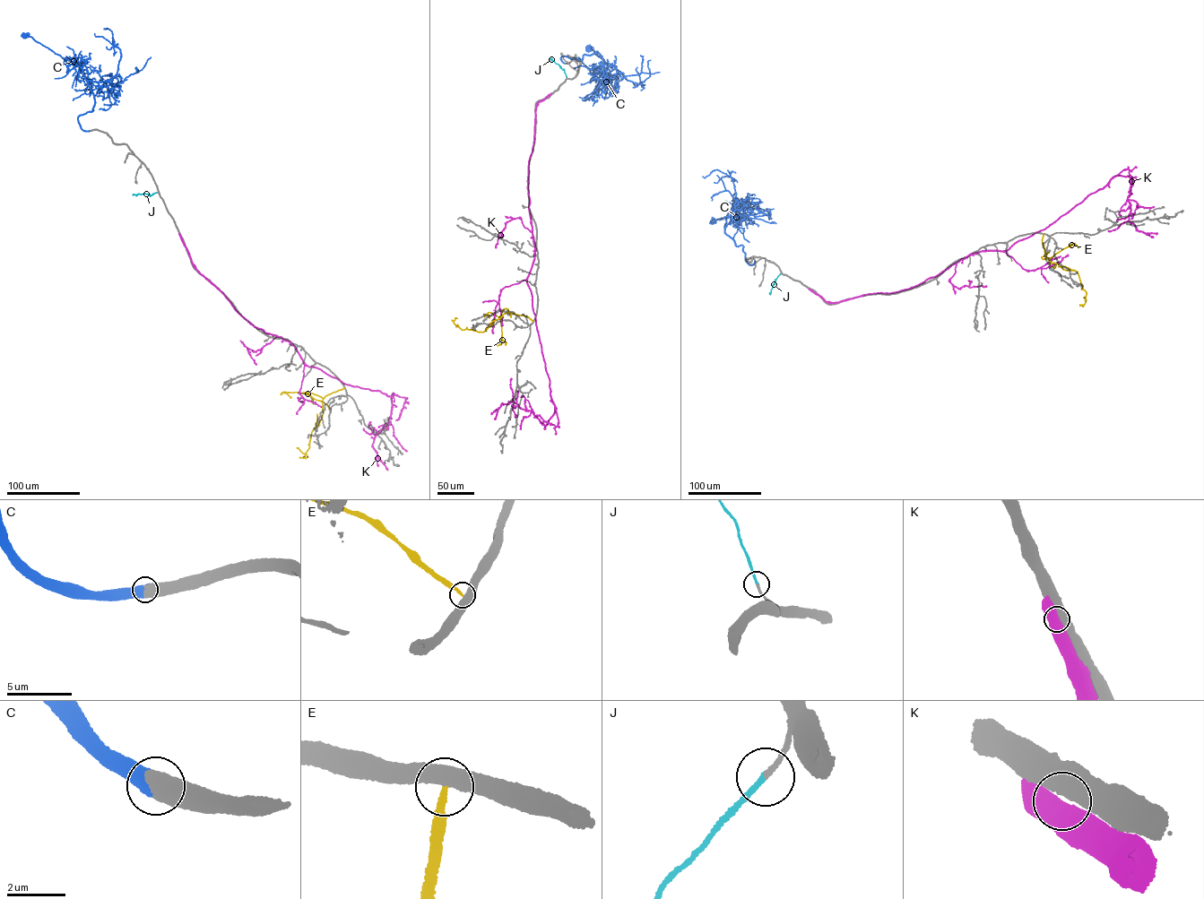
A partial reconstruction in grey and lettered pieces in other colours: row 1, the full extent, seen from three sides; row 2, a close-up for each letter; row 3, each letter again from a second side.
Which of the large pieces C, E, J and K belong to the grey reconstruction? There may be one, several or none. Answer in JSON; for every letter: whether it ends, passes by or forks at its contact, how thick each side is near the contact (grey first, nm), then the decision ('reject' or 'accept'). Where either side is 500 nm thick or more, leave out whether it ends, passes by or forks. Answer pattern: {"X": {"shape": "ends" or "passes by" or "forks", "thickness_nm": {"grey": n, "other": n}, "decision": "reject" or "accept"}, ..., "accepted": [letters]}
{"C": {"thickness_nm": {"grey": 750, "other": 650}, "decision": "accept"}, "E": {"shape": "ends", "thickness_nm": {"grey": 480, "other": 200}, "decision": "reject"}, "J": {"shape": "ends", "thickness_nm": {"grey": 160, "other": 160}, "decision": "accept"}, "K": {"thickness_nm": {"grey": 500, "other": 550}, "decision": "reject"}, "accepted": ["C", "J"]}

